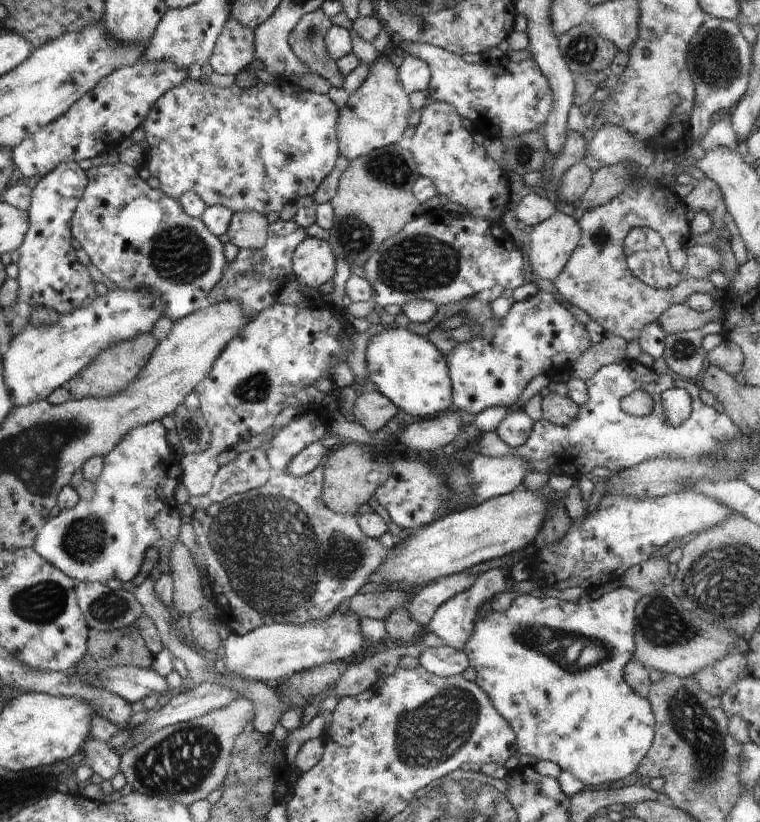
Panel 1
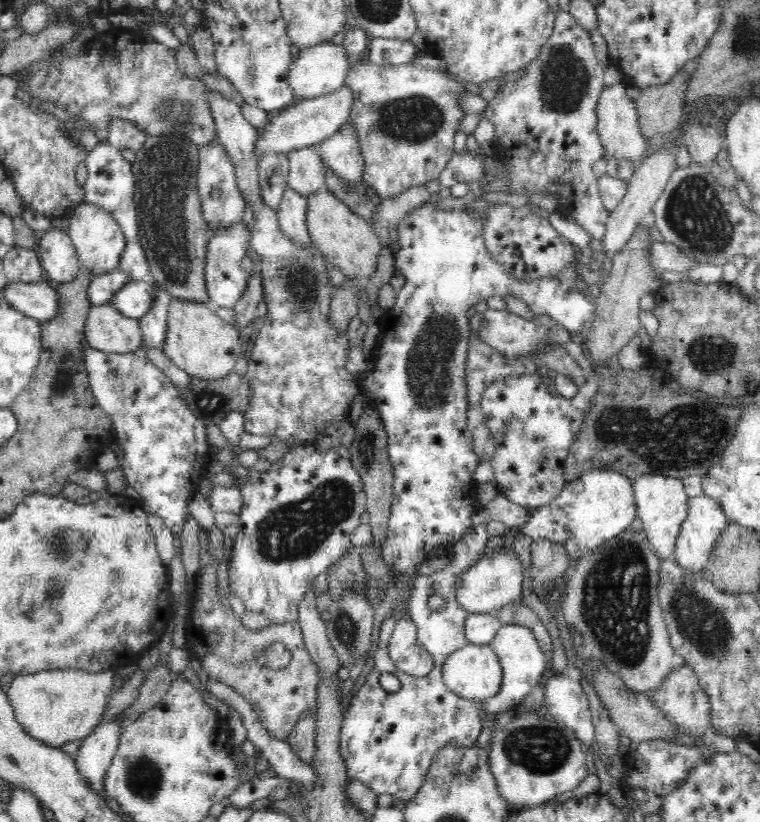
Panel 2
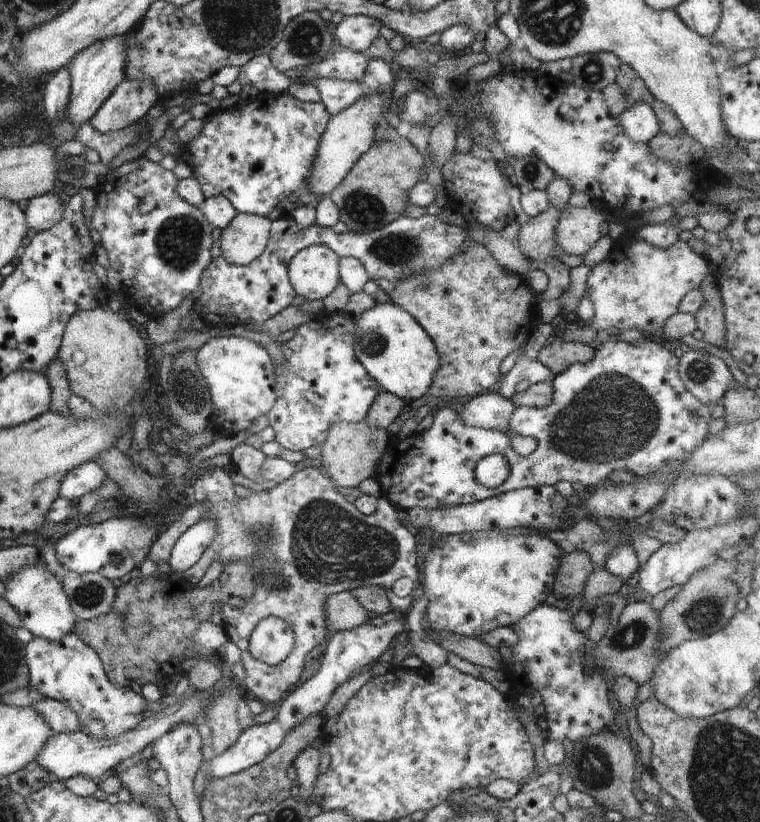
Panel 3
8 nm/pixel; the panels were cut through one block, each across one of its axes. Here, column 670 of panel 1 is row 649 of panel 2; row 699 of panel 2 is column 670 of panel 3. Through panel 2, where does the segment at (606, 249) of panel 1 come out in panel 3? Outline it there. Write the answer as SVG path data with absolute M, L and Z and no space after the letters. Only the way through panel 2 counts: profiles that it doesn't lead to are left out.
M628 236L628 238L617 238L616 244L611 249L612 254L609 254L606 260L592 266L586 281L585 295L590 298L594 308L591 326L597 333L602 330L613 333L628 328L638 328L648 337L653 333L661 334L668 318L679 311L678 306L682 298L691 290L700 287L706 274L713 269L708 259L698 255L687 242L680 240L674 242L670 248L656 248L644 240Z

